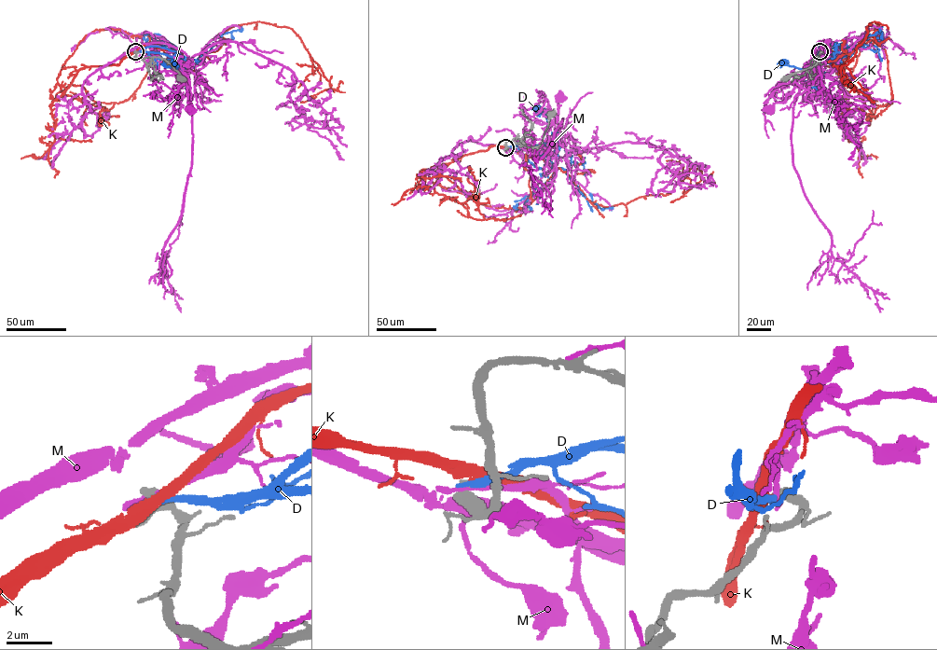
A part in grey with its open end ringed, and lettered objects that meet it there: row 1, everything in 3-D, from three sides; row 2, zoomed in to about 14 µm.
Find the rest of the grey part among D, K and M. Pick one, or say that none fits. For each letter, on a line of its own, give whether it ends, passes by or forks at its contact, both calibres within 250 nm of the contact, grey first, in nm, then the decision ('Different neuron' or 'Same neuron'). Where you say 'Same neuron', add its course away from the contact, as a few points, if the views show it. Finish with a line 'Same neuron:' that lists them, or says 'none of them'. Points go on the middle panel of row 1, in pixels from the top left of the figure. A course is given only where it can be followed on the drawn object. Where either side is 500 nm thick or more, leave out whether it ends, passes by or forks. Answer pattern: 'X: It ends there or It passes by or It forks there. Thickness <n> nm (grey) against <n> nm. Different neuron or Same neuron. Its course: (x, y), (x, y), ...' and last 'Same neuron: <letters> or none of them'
D: Thickness 500 nm (grey) against 280 nm. Different neuron
K: Thickness 500 nm (grey) against 360 nm. Same neuron. Its course: (505, 147), (565, 172), (588, 200), (603, 206), (666, 195), (690, 168), (698, 169), (701, 180), (670, 202)
M: Thickness 600 nm (grey) against 200 nm. Different neuron
Same neuron: K

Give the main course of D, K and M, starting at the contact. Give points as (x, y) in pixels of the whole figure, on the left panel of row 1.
D: (135, 51), (163, 53), (170, 56), (177, 68), (168, 61)
K: (135, 51), (145, 45), (172, 49), (192, 71), (204, 47), (233, 25), (288, 27), (331, 88), (300, 102)
M: (135, 51), (151, 43), (152, 54), (172, 62), (186, 76), (187, 109), (190, 109)

